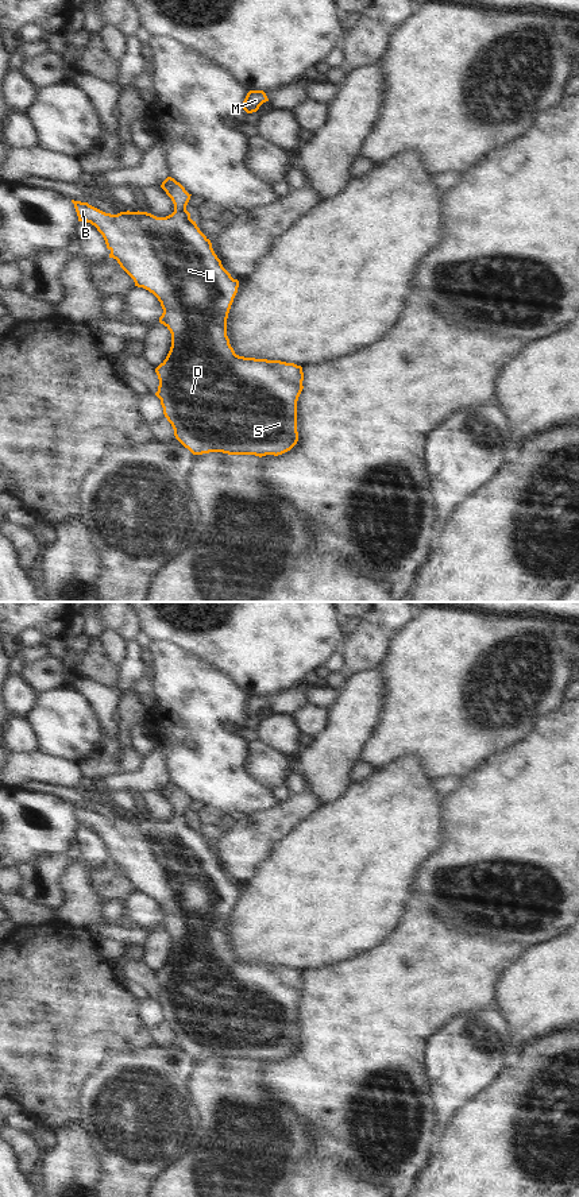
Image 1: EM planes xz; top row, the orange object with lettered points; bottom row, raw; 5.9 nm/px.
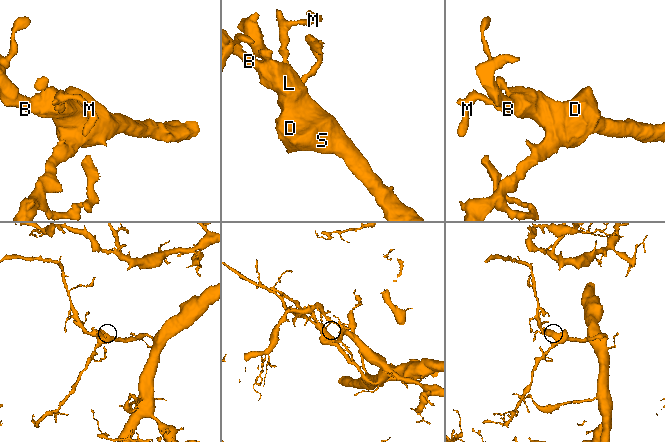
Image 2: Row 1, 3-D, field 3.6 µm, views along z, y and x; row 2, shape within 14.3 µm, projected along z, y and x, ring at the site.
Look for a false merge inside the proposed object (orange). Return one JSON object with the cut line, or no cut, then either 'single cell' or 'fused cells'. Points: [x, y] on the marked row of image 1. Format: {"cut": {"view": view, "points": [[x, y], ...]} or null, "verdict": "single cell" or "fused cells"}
{"cut": null, "verdict": "single cell"}

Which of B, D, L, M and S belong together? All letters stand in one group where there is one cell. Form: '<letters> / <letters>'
B D L M S

